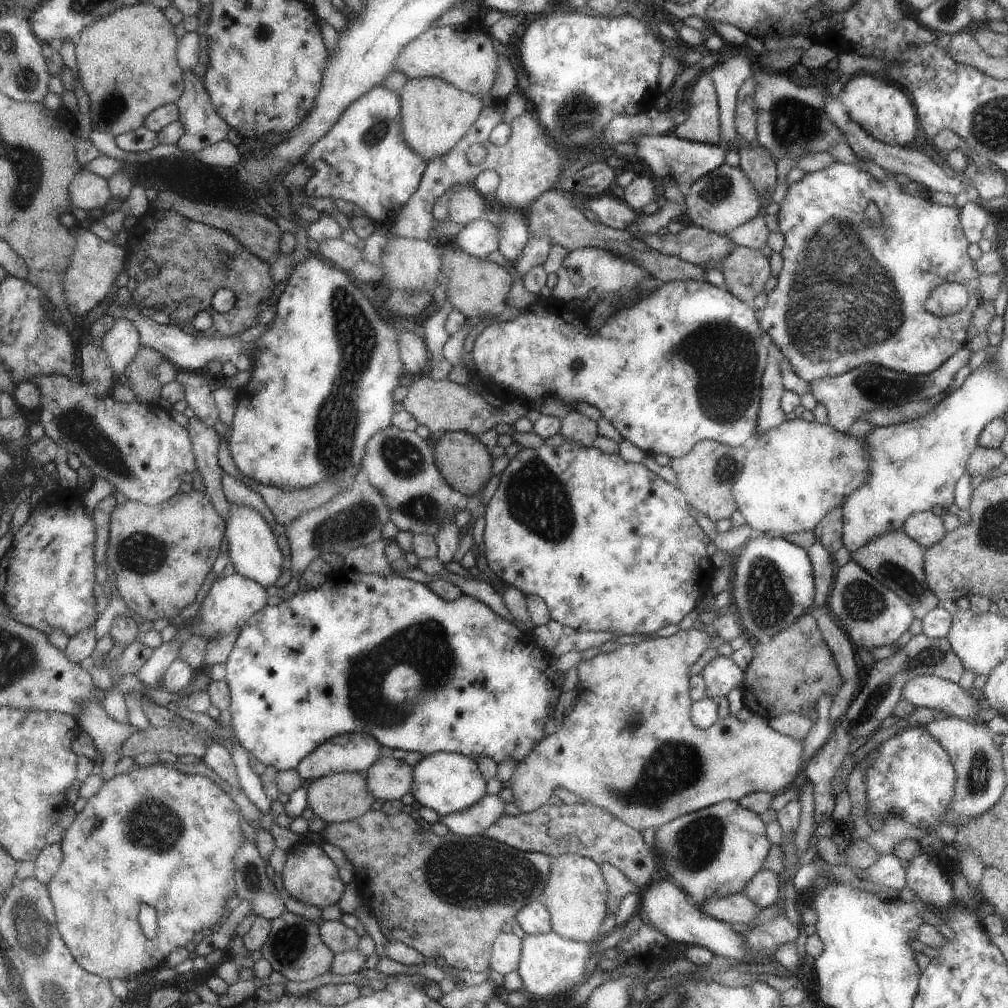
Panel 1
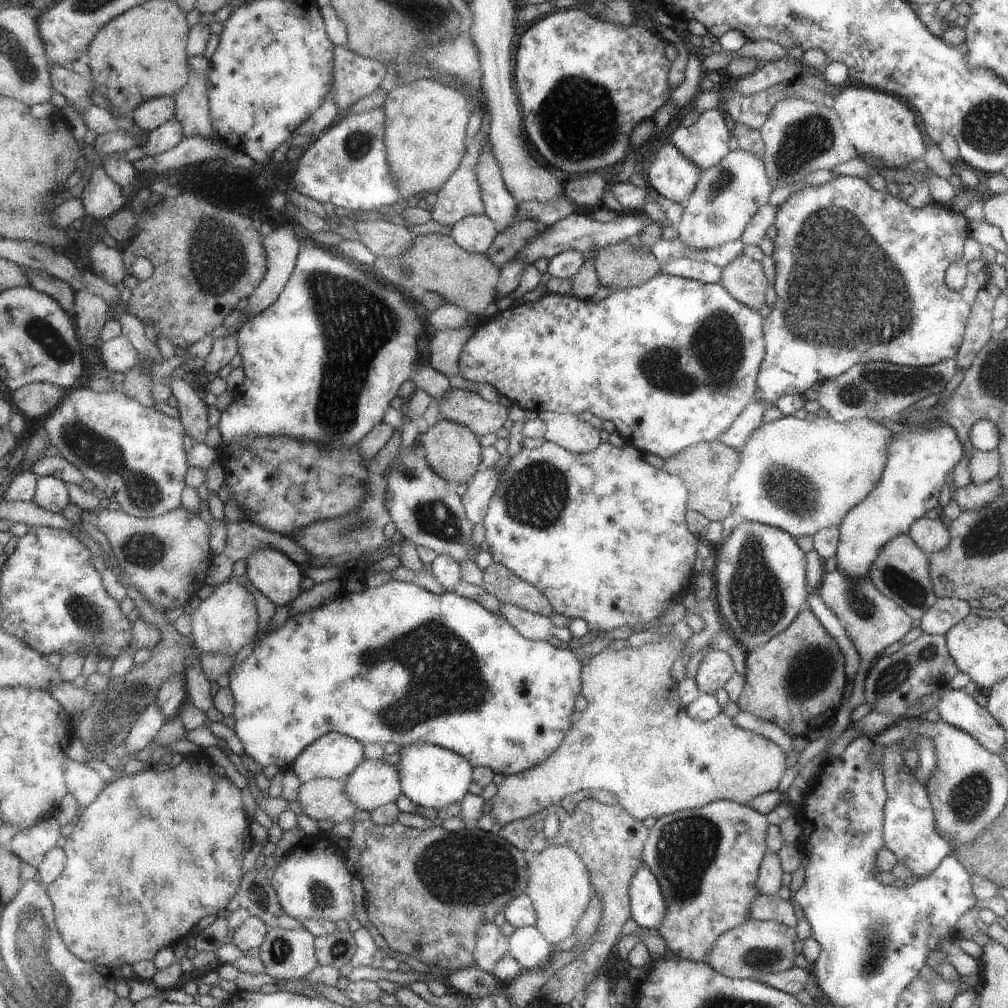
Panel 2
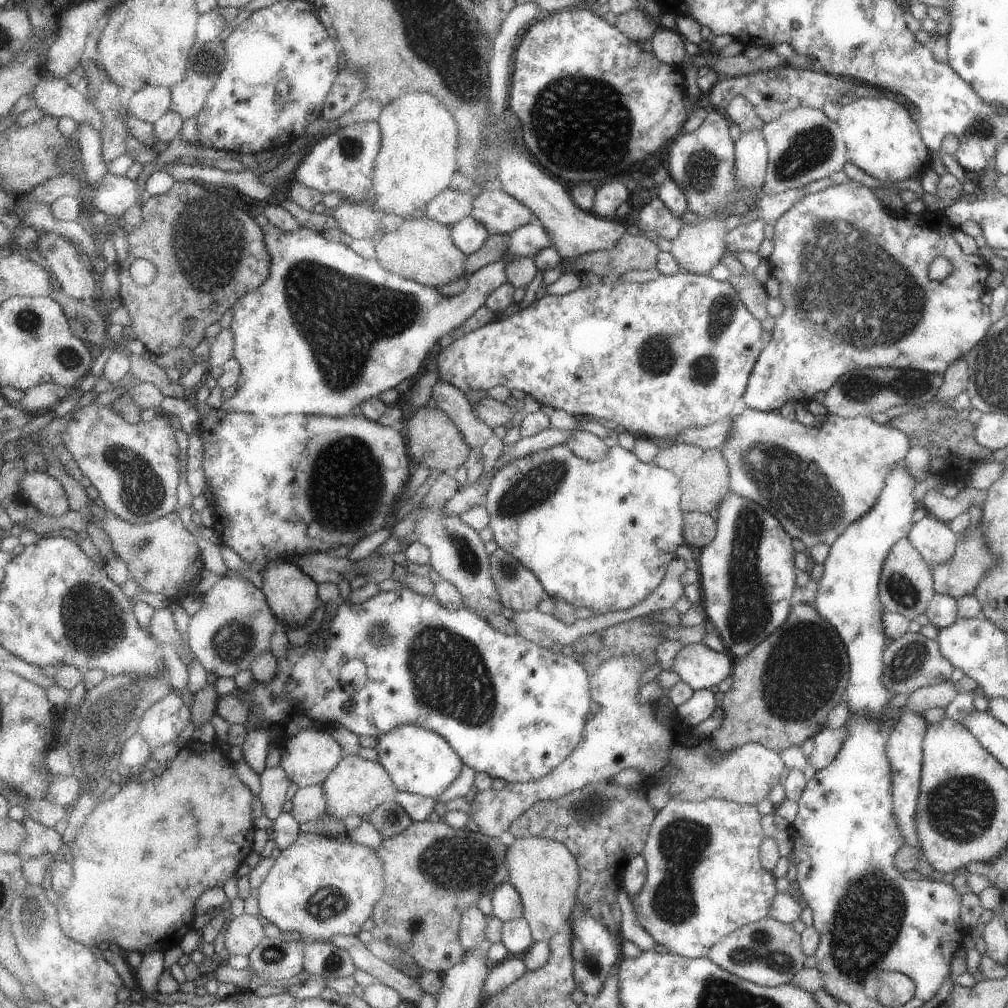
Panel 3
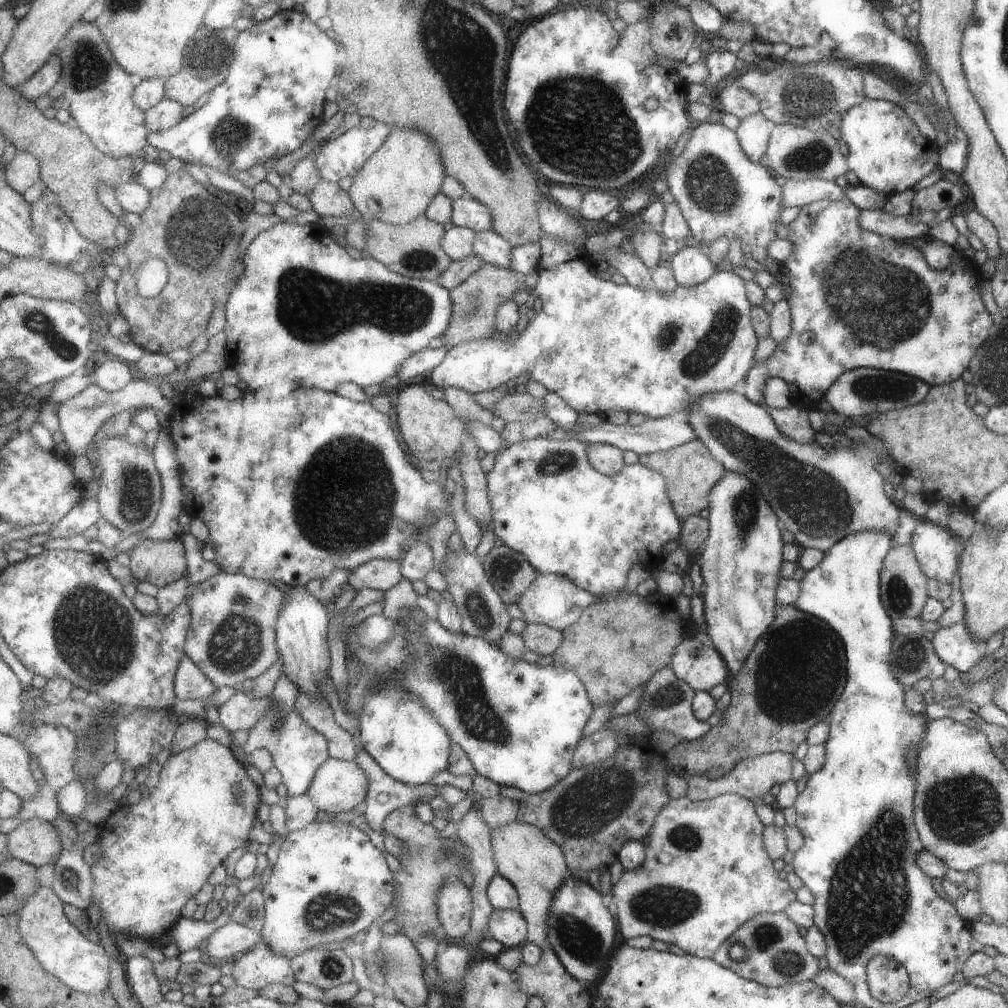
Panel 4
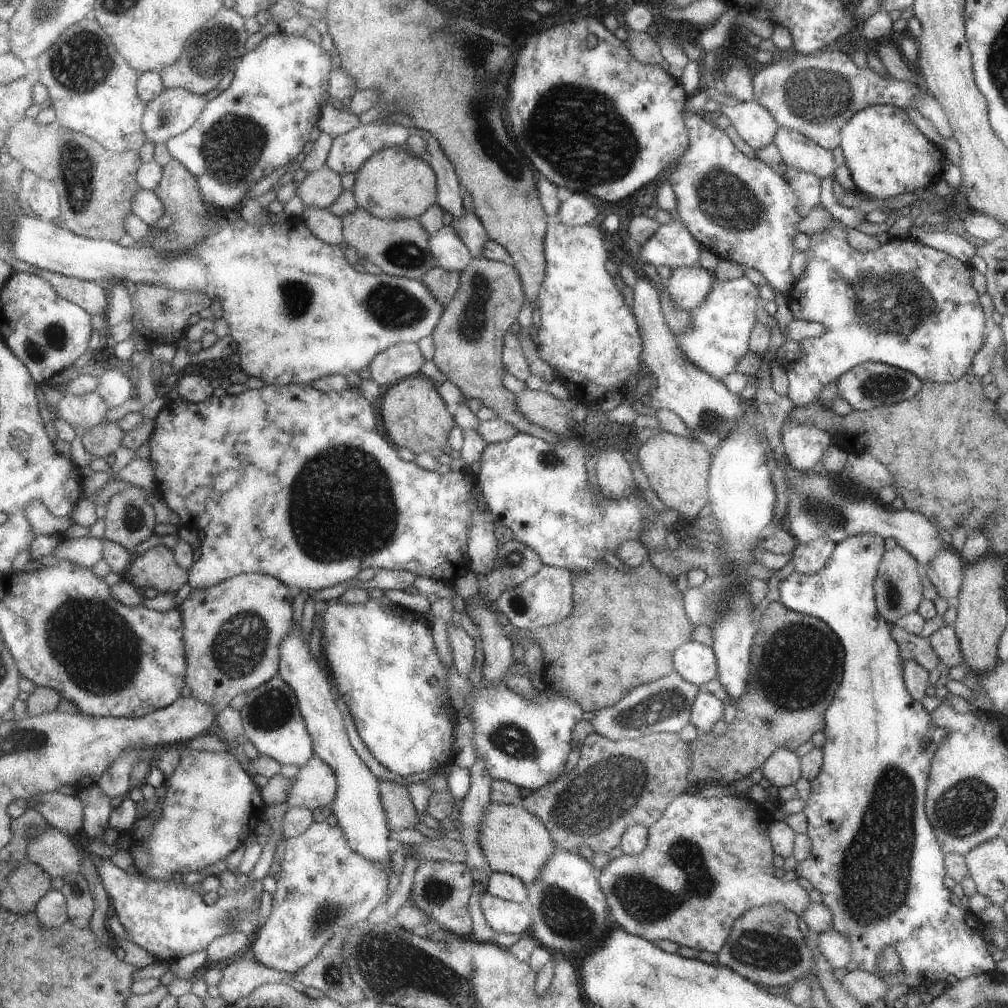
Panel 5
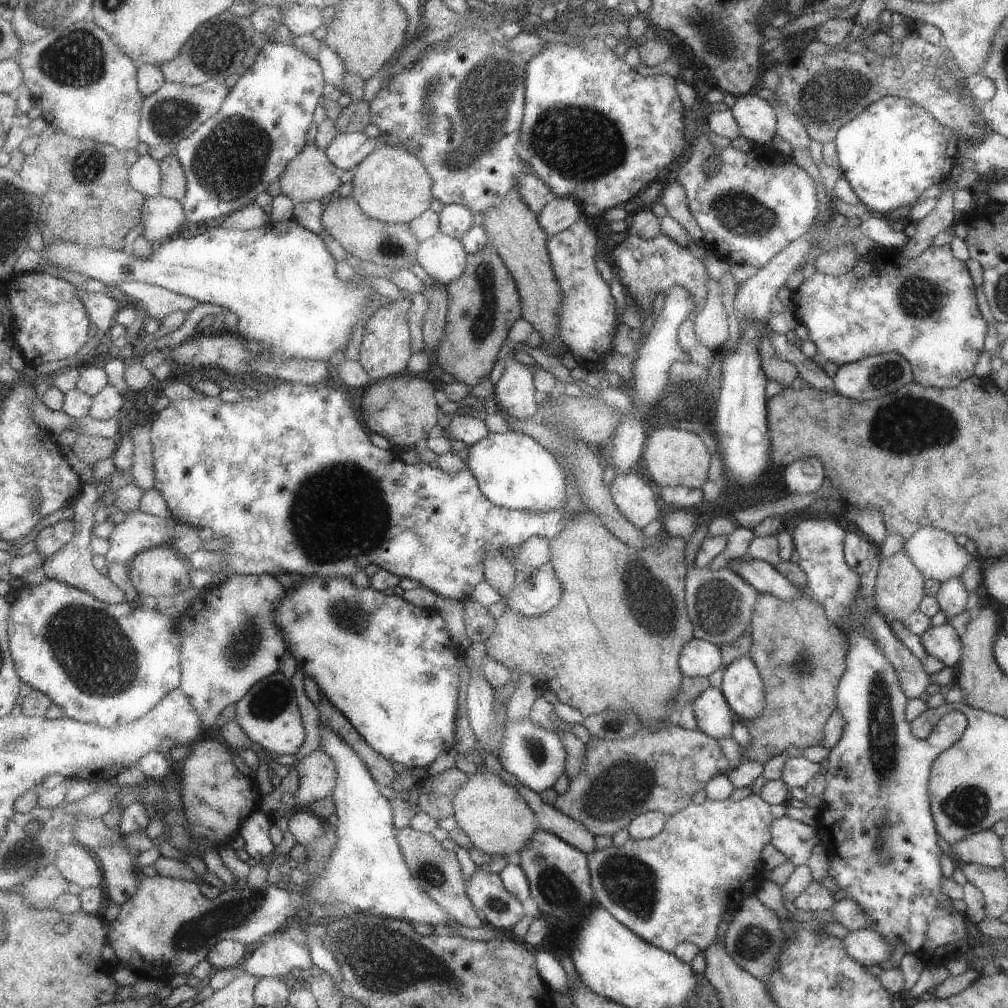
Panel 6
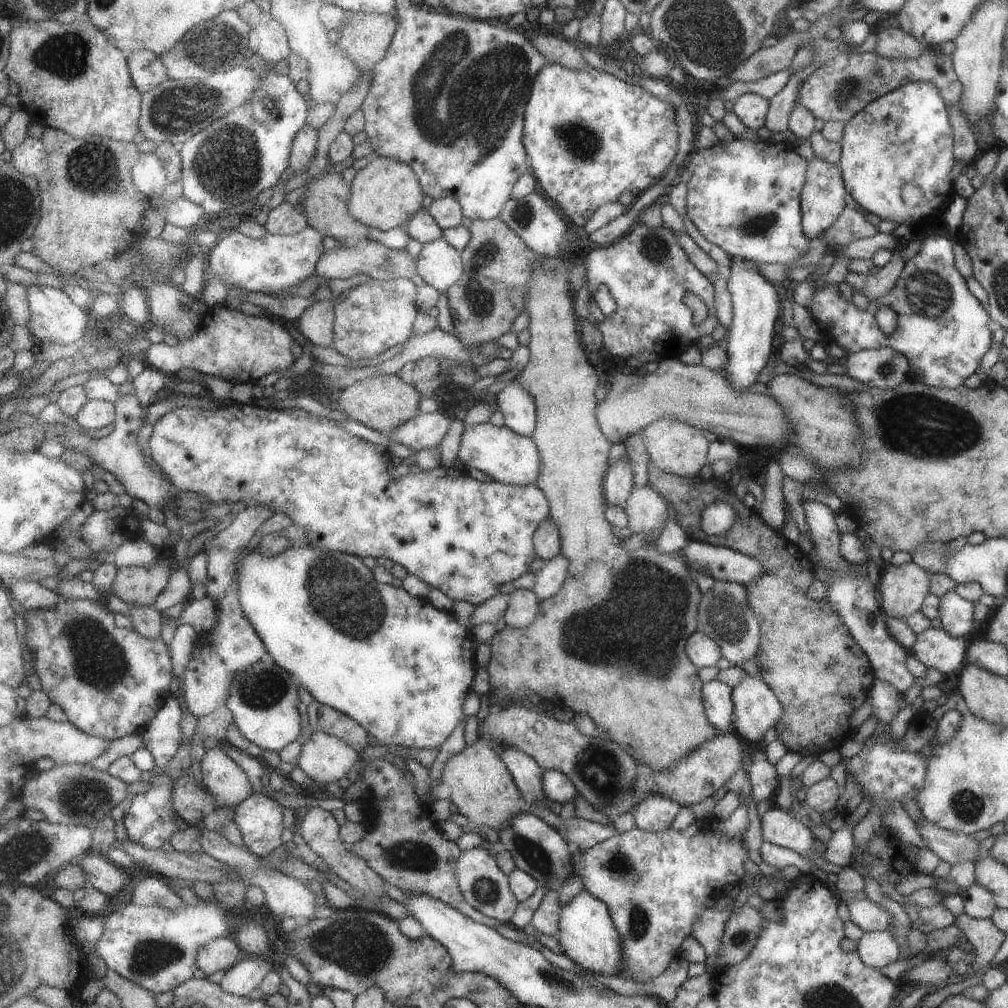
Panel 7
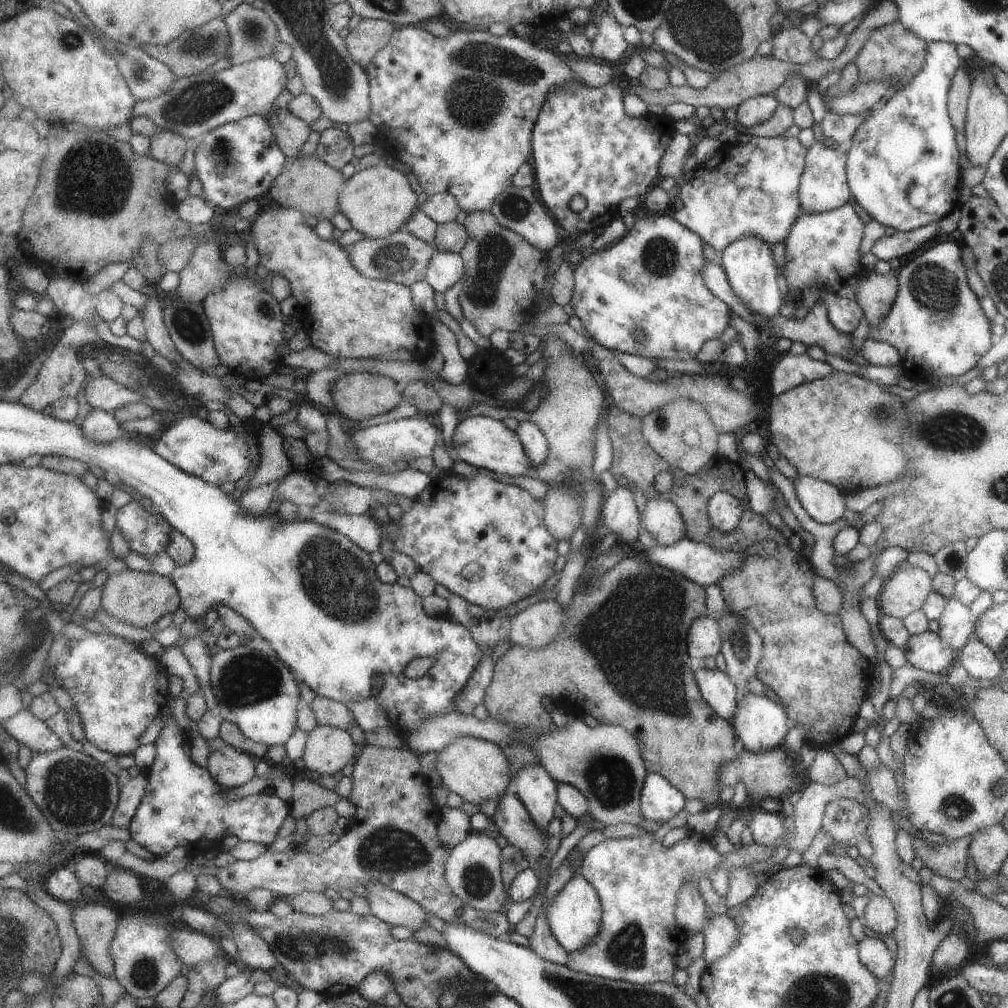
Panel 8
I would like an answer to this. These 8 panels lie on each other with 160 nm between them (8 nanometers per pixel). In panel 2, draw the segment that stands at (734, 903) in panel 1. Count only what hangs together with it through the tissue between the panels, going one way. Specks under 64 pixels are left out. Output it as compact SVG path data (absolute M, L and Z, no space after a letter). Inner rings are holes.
M778 895L755 896L749 904L749 914L745 920L777 920L781 924L795 927L796 918L791 903L791 900L782 900Z

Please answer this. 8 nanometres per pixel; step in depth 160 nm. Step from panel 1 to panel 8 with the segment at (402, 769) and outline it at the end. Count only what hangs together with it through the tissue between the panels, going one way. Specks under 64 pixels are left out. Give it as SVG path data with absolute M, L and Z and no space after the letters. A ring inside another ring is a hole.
M317 724L305 744L305 767L322 774L335 774L353 760L355 742L348 730L333 725Z

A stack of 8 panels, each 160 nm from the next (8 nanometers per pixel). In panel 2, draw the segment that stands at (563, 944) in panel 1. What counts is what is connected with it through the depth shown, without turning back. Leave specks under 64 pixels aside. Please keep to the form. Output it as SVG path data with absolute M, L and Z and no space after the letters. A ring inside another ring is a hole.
M536 926L519 928L510 938L510 954L521 964L523 973L541 970L549 966L549 962L553 962L553 958L556 957L556 945L549 942L547 936Z

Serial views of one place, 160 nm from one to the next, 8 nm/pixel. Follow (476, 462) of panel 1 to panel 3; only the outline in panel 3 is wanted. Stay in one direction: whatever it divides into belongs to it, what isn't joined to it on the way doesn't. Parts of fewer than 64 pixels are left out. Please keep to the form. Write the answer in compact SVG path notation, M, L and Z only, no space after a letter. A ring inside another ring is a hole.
M421 406L419 410L415 410L409 416L409 420L404 421L404 427L407 429L405 435L412 460L431 471L437 469L441 473L452 473L463 466L467 462L469 454L473 452L472 447L465 442L461 428L447 415L445 410L438 407Z

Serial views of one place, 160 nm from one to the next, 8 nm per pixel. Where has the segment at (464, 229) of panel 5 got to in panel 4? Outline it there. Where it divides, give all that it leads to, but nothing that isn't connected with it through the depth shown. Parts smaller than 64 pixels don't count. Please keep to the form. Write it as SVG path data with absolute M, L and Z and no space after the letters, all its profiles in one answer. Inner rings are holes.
M493 230L477 232L474 254L479 256L481 260L511 270L513 250L515 250L515 247L511 246L501 234Z

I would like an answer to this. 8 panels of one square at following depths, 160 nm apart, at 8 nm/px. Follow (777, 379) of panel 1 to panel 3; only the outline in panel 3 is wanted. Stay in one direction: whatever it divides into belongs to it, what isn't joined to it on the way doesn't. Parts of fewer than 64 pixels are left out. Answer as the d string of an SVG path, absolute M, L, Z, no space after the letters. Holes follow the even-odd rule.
M739 411L732 412L730 416L722 421L715 422L713 425L685 430L685 434L681 434L681 438L676 438L676 443L693 444L703 449L720 449L729 440L727 436L731 434L729 430L733 428L731 424L735 422L733 418L737 414L739 414Z

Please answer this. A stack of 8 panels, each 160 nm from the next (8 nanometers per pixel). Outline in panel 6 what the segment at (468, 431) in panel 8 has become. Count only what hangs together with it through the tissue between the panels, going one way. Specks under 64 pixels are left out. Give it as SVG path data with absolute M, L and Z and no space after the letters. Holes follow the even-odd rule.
M508 428L503 433L490 432L483 439L470 445L466 463L480 482L485 496L495 504L510 508L526 510L528 513L565 510L568 504L568 474L560 465L556 456L531 435Z

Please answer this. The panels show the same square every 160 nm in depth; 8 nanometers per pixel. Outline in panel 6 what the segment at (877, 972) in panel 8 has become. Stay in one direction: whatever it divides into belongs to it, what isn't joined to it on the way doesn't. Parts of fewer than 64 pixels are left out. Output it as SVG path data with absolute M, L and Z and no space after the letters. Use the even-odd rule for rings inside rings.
M857 929L841 939L846 955L863 966L881 964L890 958L892 948L871 929Z

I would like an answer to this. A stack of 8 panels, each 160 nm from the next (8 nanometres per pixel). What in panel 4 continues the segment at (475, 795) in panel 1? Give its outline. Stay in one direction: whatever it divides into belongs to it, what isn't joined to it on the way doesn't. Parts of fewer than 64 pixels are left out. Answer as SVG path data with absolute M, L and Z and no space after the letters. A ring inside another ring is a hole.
M387 686L372 694L359 722L359 739L364 744L364 750L391 778L403 784L419 786L447 770L451 739L439 720L425 708L421 698L415 698L395 686Z

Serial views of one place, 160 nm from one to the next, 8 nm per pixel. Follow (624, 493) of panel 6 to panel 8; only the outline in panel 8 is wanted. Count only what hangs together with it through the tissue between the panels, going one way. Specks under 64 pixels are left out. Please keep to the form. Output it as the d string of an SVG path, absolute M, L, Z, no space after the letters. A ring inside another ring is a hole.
M640 498L640 527L648 532L657 545L672 545L686 536L686 528L677 507L669 501L656 498Z

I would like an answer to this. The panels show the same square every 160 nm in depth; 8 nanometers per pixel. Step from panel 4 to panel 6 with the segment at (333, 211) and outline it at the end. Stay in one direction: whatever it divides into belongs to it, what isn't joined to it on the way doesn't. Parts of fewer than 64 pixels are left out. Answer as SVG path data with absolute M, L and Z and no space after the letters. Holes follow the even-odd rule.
M314 141L304 146L304 149L287 166L278 182L282 194L292 198L297 204L303 201L327 201L336 195L341 186L341 174L343 174L342 170L329 160L326 150L318 147Z

